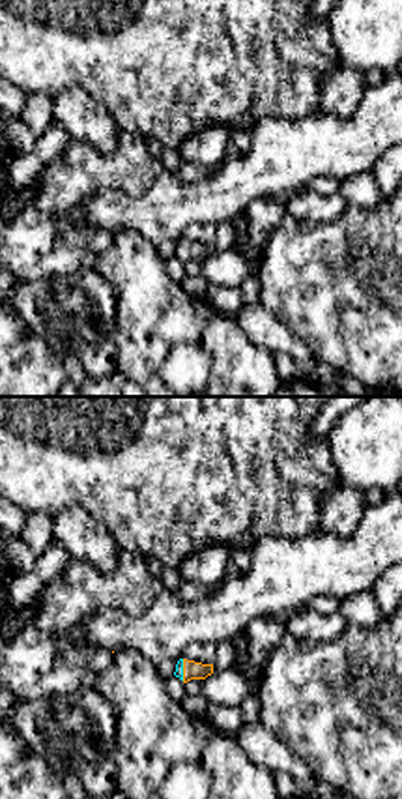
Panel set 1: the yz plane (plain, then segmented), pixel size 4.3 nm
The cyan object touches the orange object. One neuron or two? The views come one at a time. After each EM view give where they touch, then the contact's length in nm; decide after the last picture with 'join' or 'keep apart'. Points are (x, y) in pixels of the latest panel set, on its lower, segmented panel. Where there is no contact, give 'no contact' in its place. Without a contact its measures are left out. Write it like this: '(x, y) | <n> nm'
(182, 670) | 100 nm

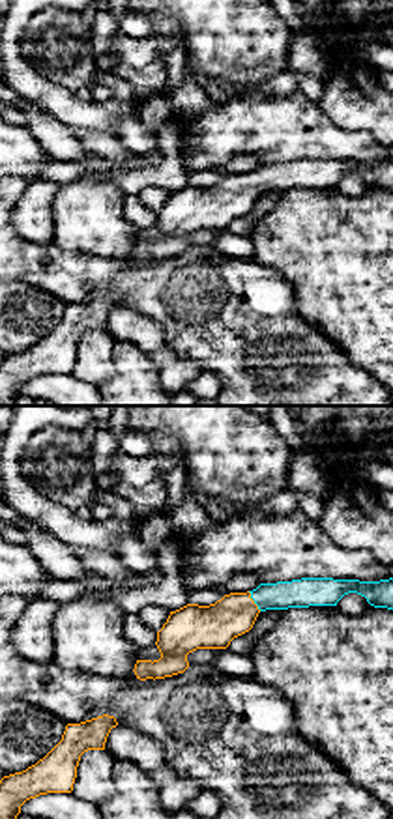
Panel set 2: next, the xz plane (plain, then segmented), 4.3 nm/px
(253, 599) | 110 nm

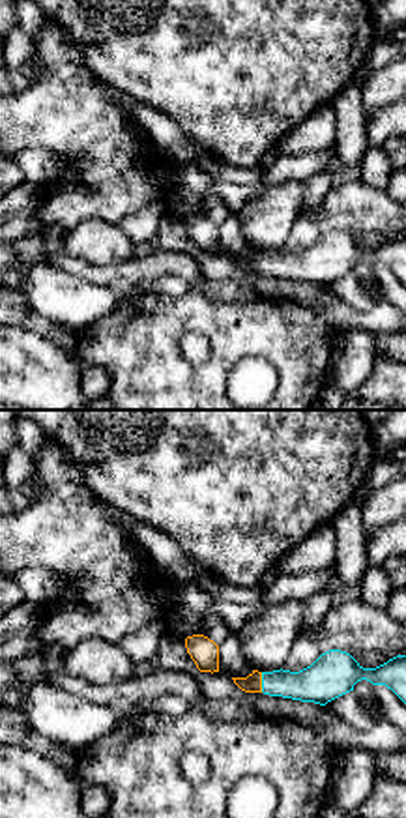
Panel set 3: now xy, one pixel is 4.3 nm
(262, 682) | 90 nm

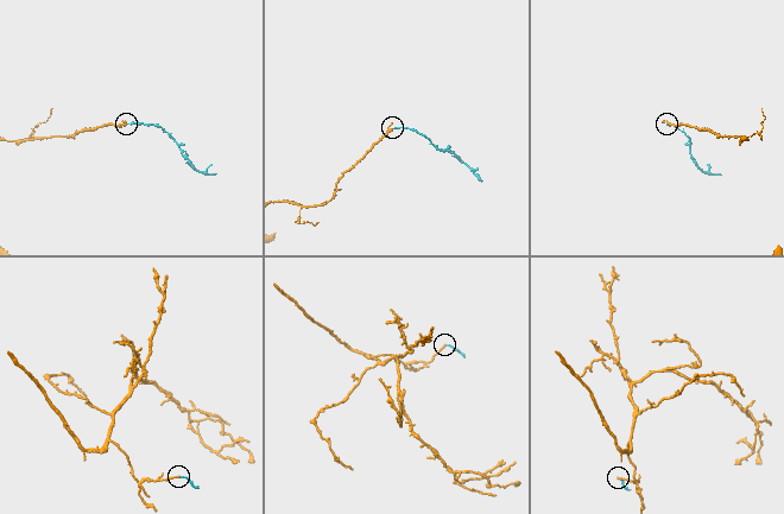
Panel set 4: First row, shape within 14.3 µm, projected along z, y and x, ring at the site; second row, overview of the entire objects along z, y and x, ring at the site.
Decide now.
join

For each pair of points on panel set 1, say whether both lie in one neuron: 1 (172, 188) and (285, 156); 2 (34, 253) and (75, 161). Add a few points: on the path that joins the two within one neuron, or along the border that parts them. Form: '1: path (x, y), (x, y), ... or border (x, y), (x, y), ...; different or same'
1: path (200, 193), (225, 193), (257, 171); same
2: path (43, 231), (49, 206), (66, 184); same

